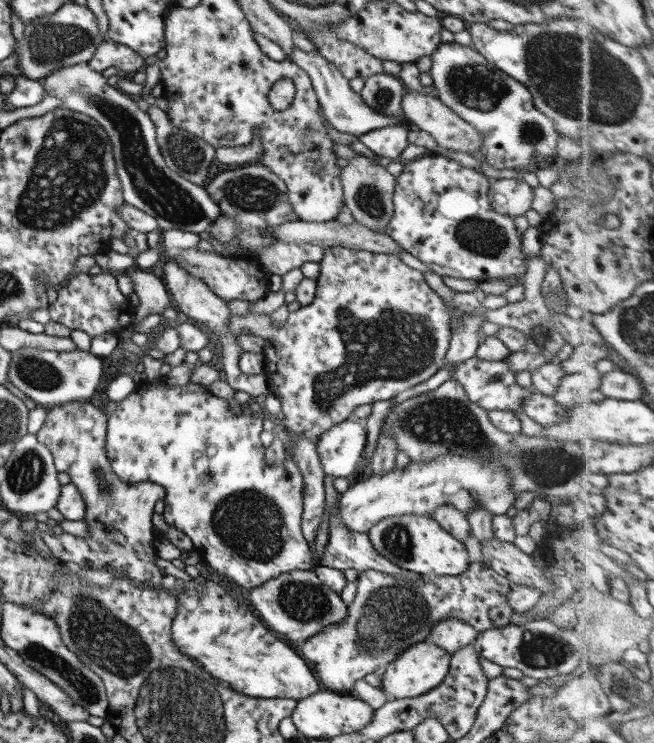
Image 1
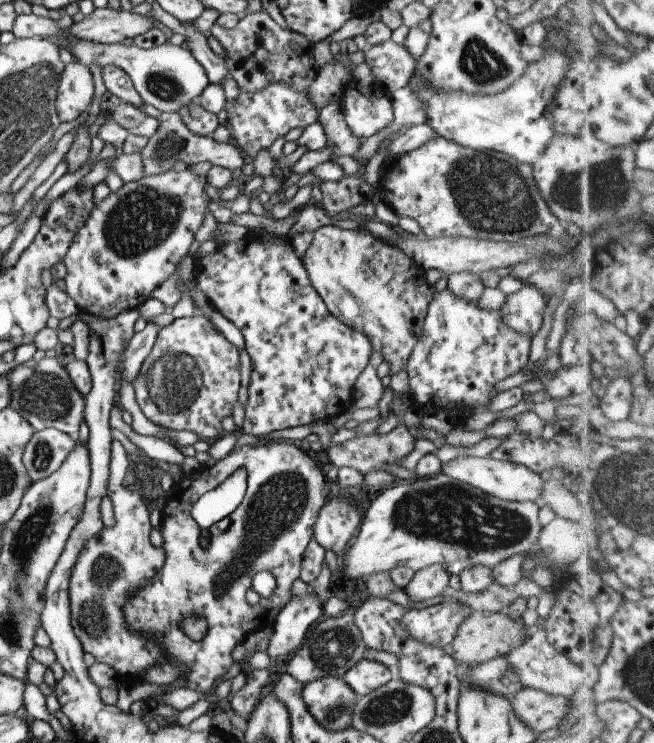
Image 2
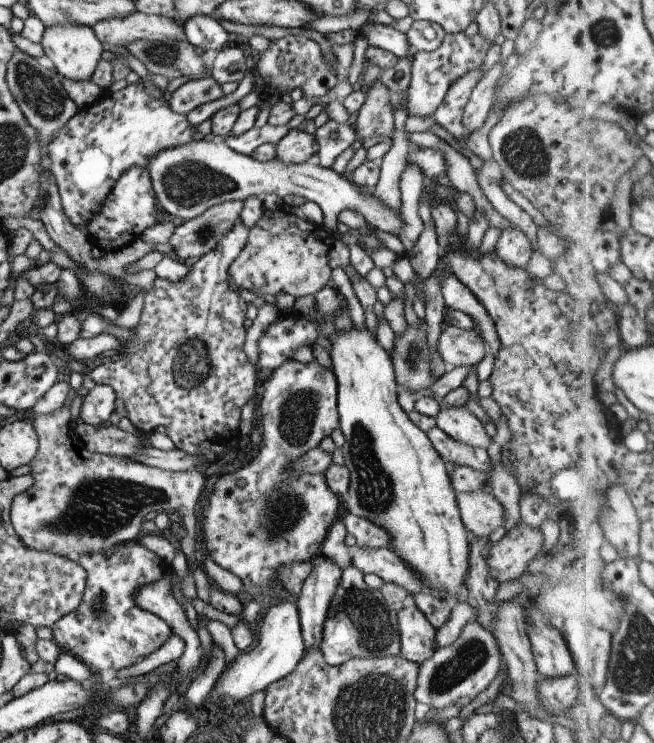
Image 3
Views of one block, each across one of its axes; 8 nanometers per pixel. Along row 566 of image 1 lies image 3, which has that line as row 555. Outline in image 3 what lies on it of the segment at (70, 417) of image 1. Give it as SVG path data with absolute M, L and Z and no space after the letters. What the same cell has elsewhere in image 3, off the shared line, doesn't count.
M128 541L110 553L80 555L78 560L87 572L87 585L80 606L63 616L51 628L53 641L60 650L72 653L88 668L120 670L137 663L158 650L173 633L157 614L136 604L136 593L143 586L159 581L166 574L167 564L140 543Z

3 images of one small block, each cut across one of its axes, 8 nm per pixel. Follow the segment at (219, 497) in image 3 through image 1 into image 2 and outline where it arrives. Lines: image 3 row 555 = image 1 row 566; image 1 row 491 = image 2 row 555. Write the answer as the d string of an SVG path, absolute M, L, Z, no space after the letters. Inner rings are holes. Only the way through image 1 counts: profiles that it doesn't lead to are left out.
M277 440L270 444L244 445L233 448L224 458L213 466L203 466L174 483L166 492L163 523L160 527L162 548L165 561L158 574L142 588L128 594L124 604L124 620L126 628L132 632L140 632L146 638L154 638L160 650L172 666L186 668L186 674L179 681L187 679L187 686L198 692L210 692L221 680L226 678L233 664L232 650L240 640L244 642L248 634L258 632L266 626L271 627L278 613L292 596L292 584L299 578L301 562L308 544L314 536L314 522L329 500L328 479L320 465L309 455L290 442L280 443ZM238 469L246 470L247 489L238 508L223 518L219 523L203 530L192 518L192 505L206 492L220 486L226 478L232 476ZM265 570L278 577L278 586L270 598L261 598L251 605L246 600L246 592L252 586L252 578L258 571ZM190 616L200 616L206 620L208 630L200 640L193 640L184 634L182 622Z

